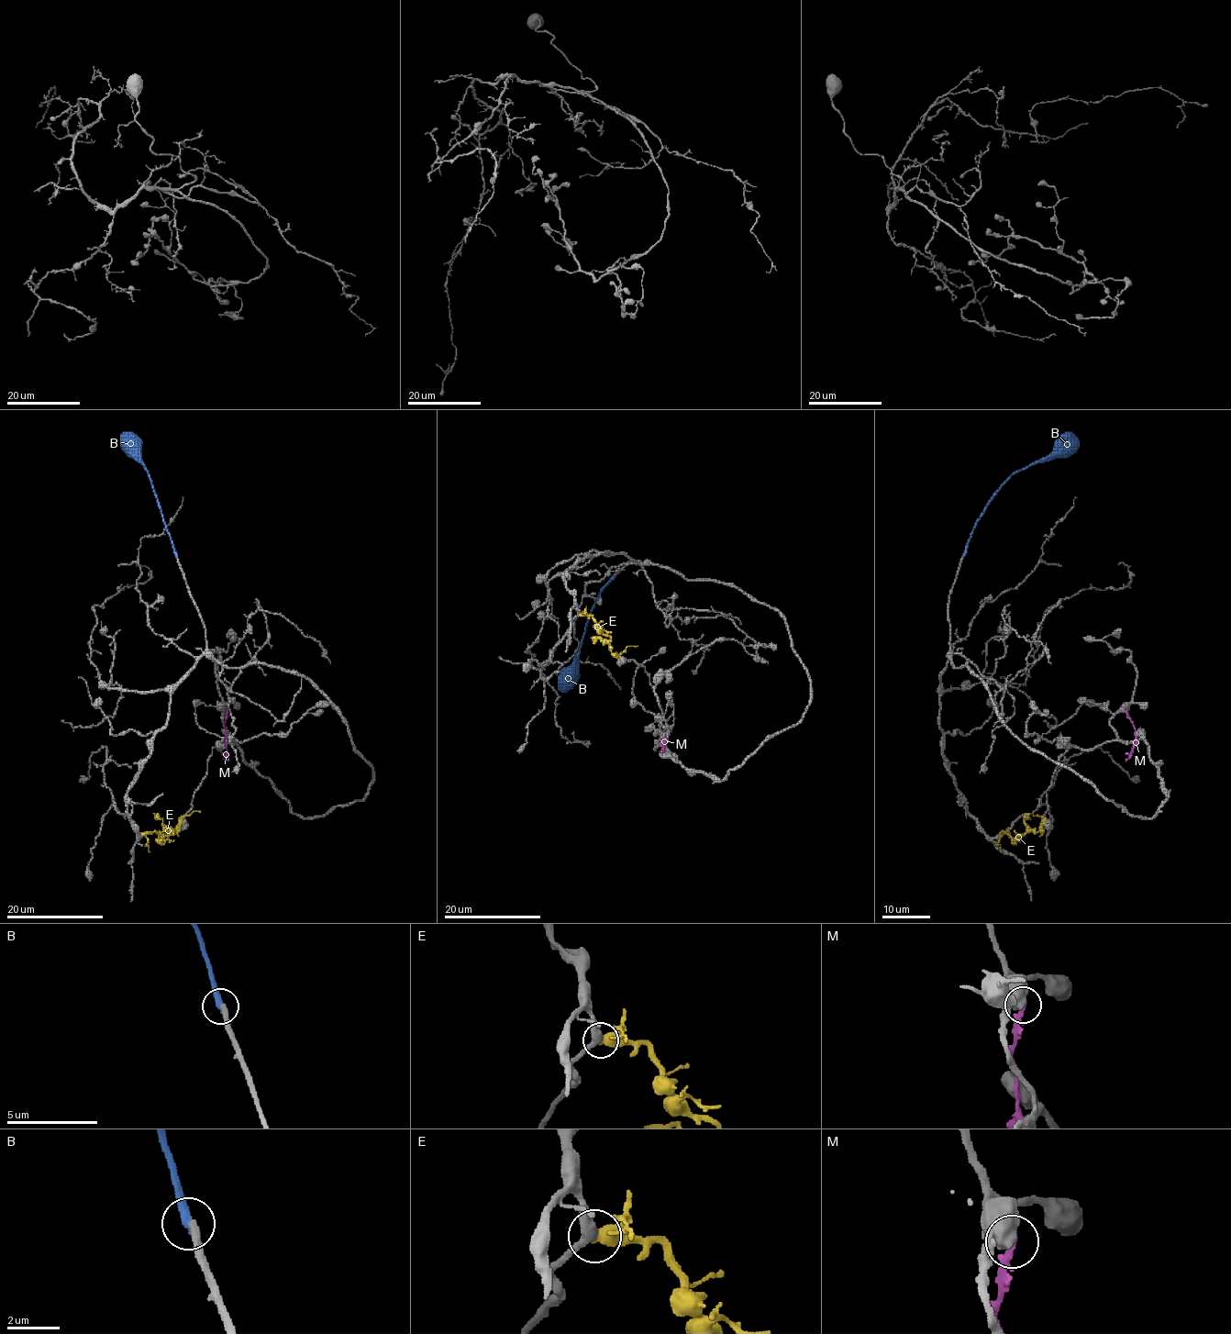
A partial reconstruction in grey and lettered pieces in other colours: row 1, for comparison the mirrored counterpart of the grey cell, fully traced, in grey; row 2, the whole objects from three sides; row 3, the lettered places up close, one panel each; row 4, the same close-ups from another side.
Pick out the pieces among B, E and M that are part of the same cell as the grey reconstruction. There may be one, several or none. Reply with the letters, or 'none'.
B

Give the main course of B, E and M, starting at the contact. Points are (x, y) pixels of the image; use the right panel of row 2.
B: (964, 555), (976, 520), (994, 493), (1012, 474), (1049, 460), (1077, 438)
E: (1002, 834), (1003, 831), (1014, 838), (1032, 830), (1038, 831), (1042, 819), (1033, 812)
M: (1125, 710), (1136, 730), (1136, 746), (1125, 761)

